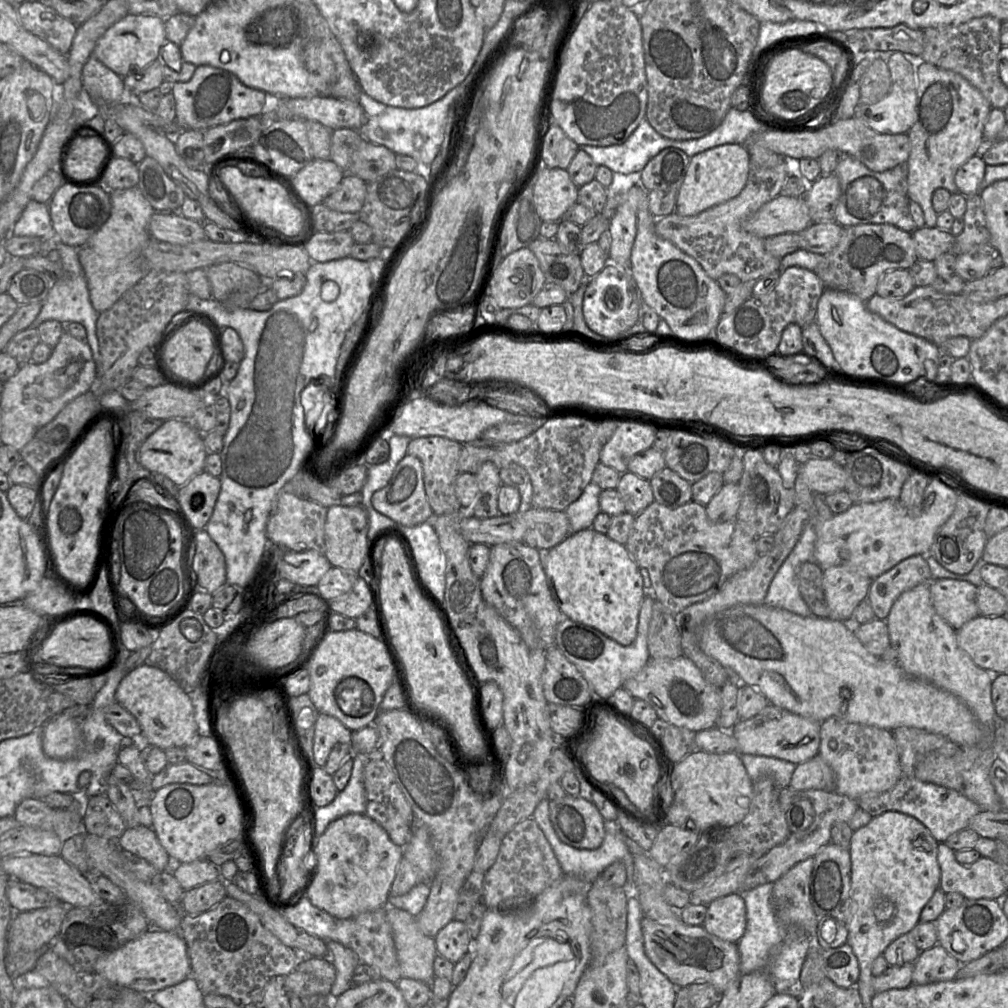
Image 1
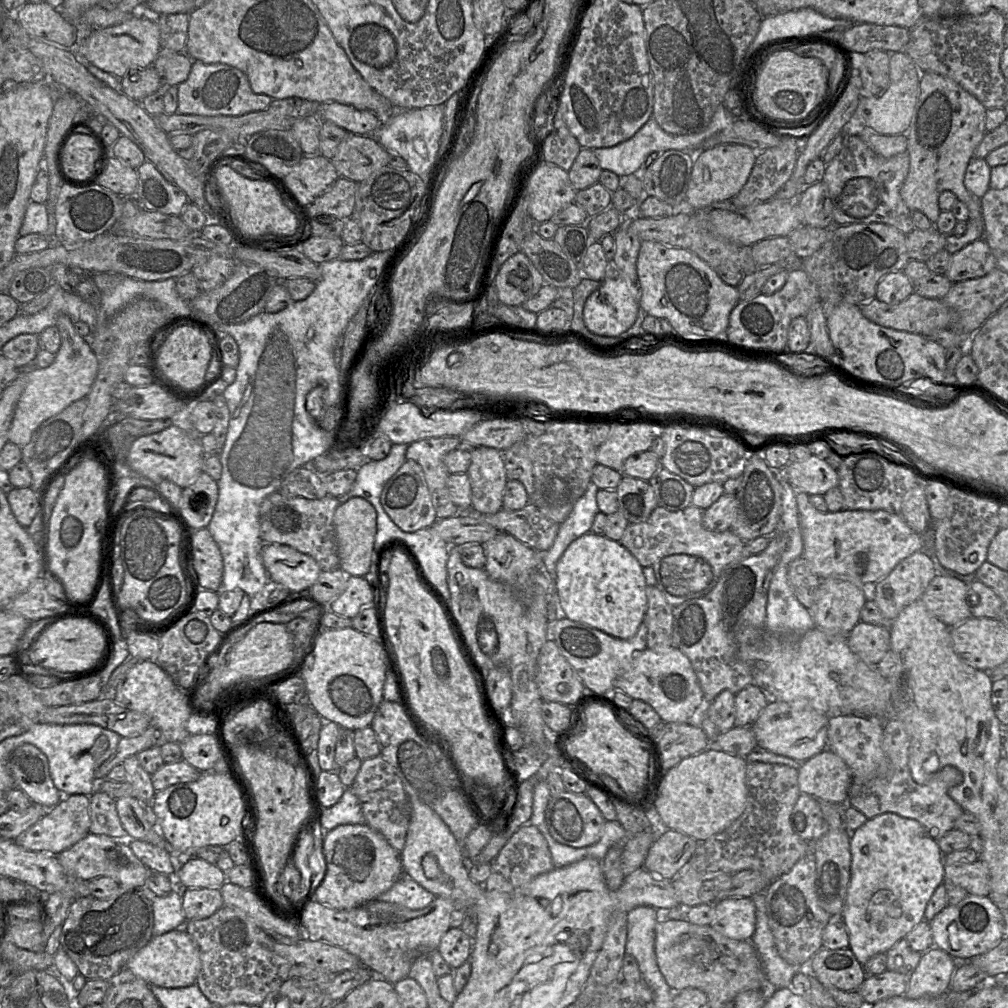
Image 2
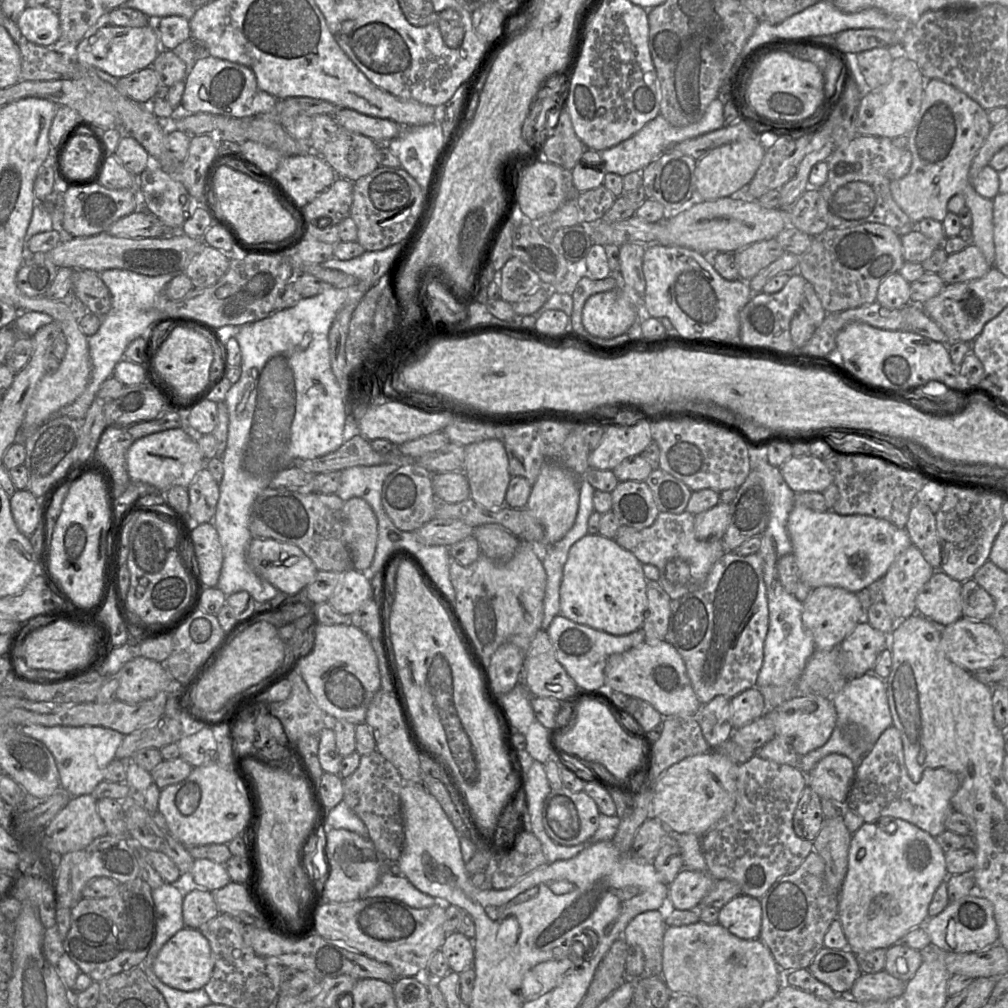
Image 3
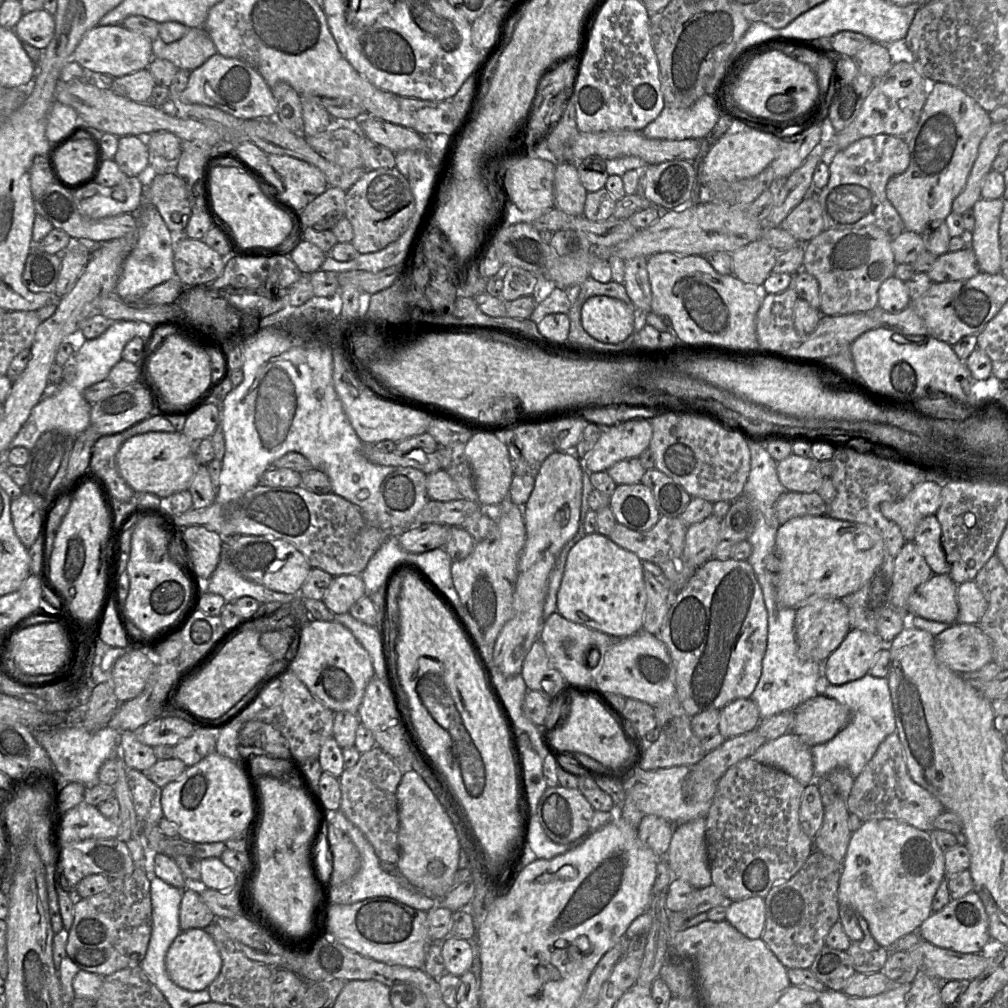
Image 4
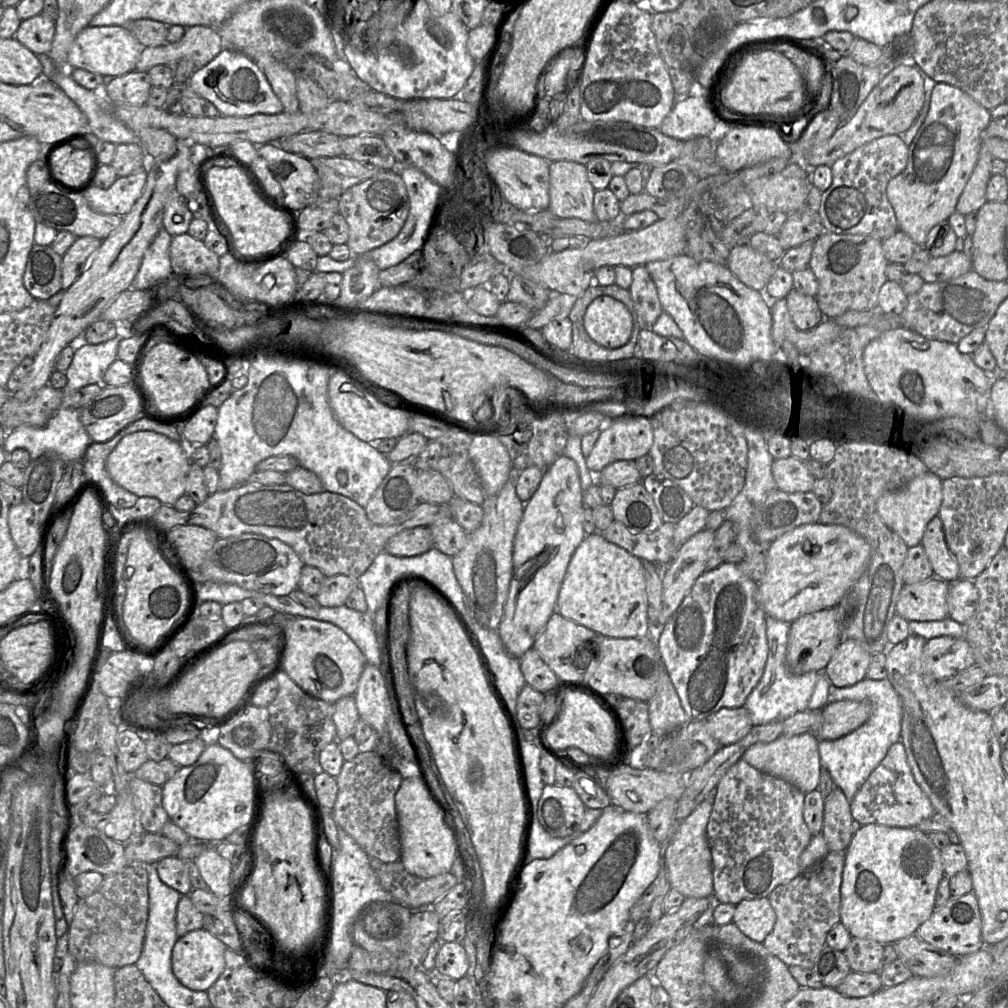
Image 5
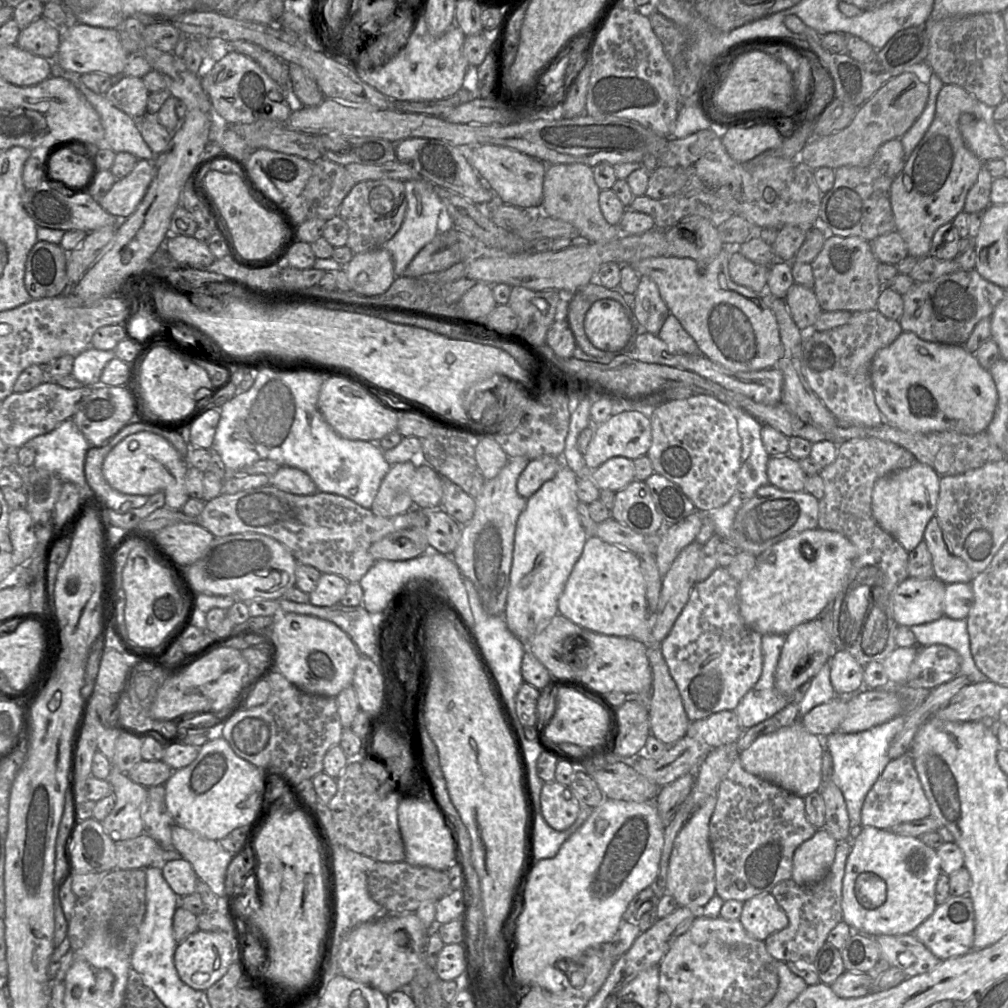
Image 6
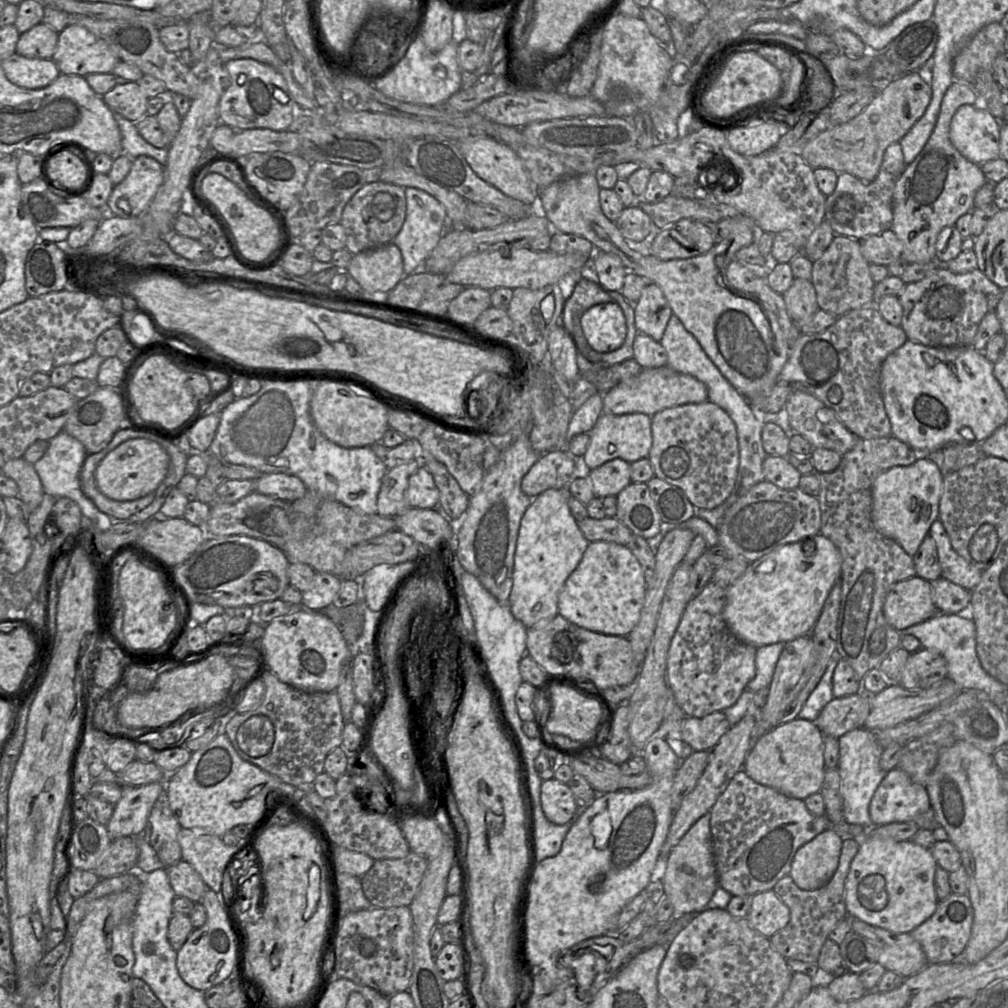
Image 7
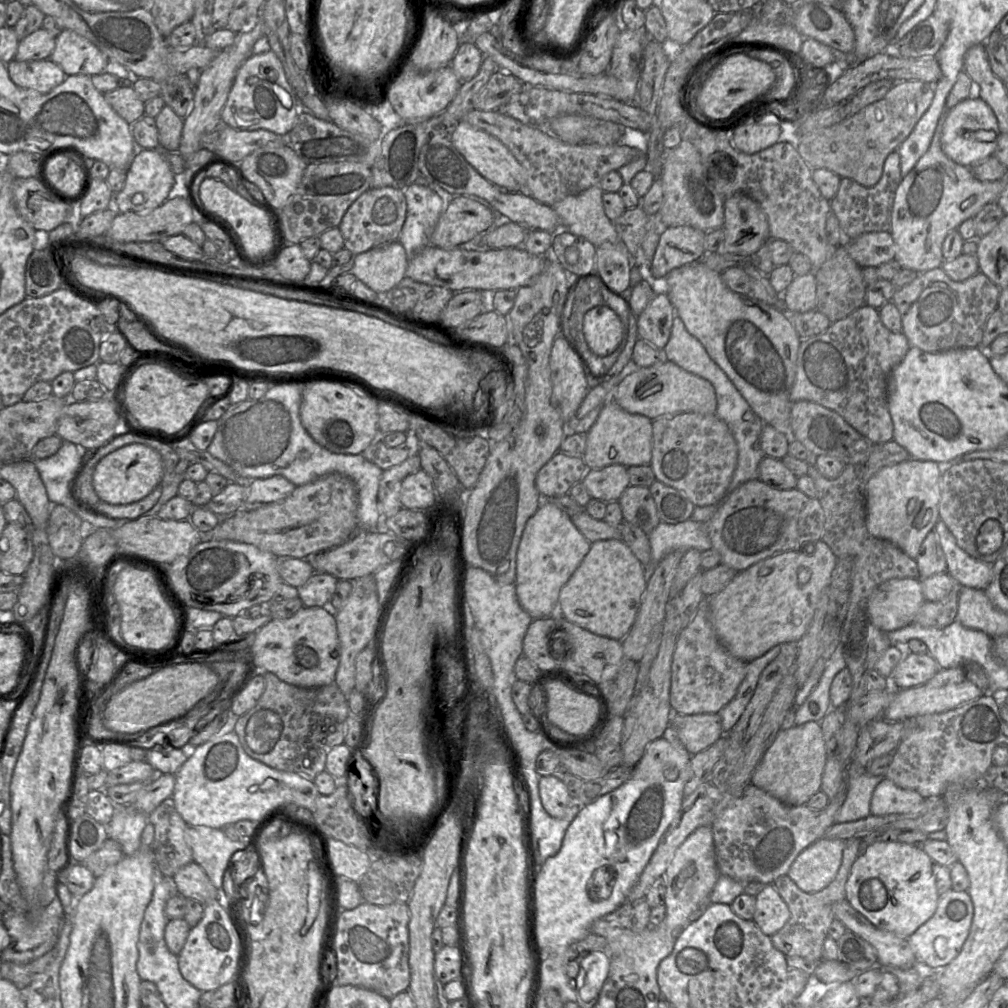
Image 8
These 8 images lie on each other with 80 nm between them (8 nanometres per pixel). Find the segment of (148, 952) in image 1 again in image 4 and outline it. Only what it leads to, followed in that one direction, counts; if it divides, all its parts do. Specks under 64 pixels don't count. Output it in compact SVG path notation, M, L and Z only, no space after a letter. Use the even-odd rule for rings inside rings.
M205 929L181 931L171 943L166 956L165 967L170 979L179 987L189 991L201 991L218 976L222 959L212 936Z

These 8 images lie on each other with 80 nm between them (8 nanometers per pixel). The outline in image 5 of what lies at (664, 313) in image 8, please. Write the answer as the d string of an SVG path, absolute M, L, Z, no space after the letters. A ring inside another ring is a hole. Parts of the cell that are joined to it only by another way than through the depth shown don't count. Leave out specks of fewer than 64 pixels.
M645 265L632 269L632 283L629 292L640 323L645 327L652 327L663 312L663 308L655 283Z

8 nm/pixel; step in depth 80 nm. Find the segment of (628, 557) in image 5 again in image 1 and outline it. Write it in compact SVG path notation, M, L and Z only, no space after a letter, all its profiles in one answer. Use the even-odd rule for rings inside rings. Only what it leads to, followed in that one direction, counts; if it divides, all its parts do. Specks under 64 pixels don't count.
M592 528L584 529L543 552L543 568L547 585L563 617L590 626L622 646L634 642L639 611L647 591L639 567L625 545Z

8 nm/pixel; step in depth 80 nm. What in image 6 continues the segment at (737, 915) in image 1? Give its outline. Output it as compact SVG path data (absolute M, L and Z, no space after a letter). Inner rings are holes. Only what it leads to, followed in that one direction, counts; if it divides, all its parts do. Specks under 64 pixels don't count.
M772 893L761 894L744 902L739 921L751 937L763 942L786 928L789 922Z

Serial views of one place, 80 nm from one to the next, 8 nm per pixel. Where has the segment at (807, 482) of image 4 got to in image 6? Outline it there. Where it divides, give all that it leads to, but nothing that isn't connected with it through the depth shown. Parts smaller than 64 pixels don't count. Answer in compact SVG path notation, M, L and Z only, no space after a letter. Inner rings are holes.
M789 454L770 456L767 476L769 484L783 491L798 492L805 489L807 476L798 460Z

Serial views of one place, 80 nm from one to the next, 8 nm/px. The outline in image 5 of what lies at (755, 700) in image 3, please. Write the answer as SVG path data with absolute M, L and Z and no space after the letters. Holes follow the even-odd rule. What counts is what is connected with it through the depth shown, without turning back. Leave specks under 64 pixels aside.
M745 706L721 708L708 716L706 723L708 732L720 746L737 742L754 726Z

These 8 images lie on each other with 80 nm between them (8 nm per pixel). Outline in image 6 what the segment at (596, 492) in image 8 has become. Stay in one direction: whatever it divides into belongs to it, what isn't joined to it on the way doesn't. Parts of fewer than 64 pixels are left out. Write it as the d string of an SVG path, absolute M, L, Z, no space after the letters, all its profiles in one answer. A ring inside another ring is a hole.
M612 457L591 472L591 479L600 491L617 492L635 480L634 461L625 457Z

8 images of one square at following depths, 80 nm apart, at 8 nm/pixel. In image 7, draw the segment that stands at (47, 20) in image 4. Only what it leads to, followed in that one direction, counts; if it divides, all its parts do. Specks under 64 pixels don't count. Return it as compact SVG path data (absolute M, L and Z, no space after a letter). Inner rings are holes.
M41 22L20 34L16 53L28 58L50 59L56 51L58 36L59 33Z

